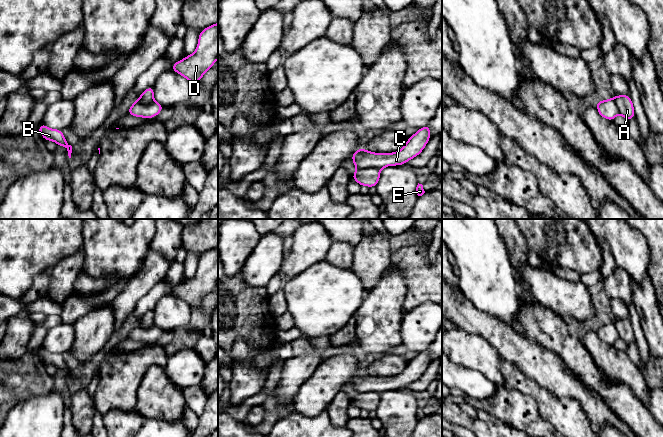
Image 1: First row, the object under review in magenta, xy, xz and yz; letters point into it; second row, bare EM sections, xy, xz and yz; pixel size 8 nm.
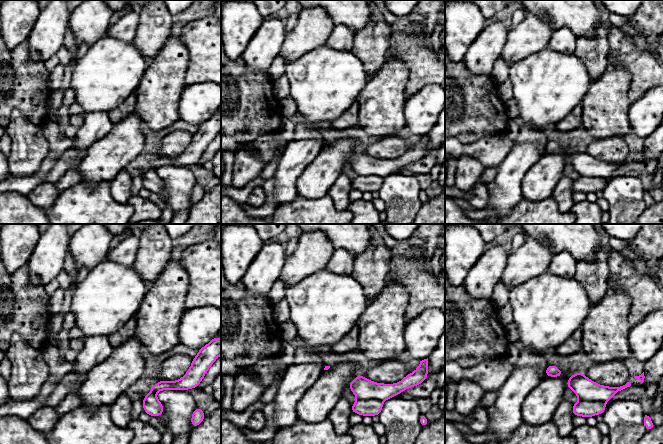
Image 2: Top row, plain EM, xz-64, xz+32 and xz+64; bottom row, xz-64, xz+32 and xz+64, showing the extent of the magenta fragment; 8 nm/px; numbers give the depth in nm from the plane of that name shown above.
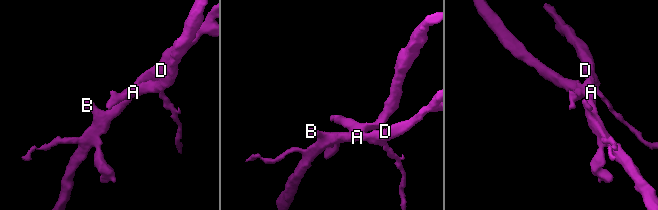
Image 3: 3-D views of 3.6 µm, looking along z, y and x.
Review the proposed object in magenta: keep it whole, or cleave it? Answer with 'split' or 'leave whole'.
split

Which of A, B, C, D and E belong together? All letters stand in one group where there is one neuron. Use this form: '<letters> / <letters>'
A B D E / C

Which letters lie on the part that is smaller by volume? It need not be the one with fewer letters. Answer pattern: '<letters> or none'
A, B, D, E

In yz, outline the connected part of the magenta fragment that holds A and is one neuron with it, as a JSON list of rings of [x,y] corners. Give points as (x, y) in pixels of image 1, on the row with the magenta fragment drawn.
[[[615,95],[614,100],[619,114],[622,115],[627,122],[635,117],[635,110],[630,95]]]

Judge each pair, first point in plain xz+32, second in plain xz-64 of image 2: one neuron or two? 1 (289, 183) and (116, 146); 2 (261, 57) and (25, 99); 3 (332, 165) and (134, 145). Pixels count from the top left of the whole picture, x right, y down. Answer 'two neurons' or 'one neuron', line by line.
1: two neurons
2: two neurons
3: one neuron

